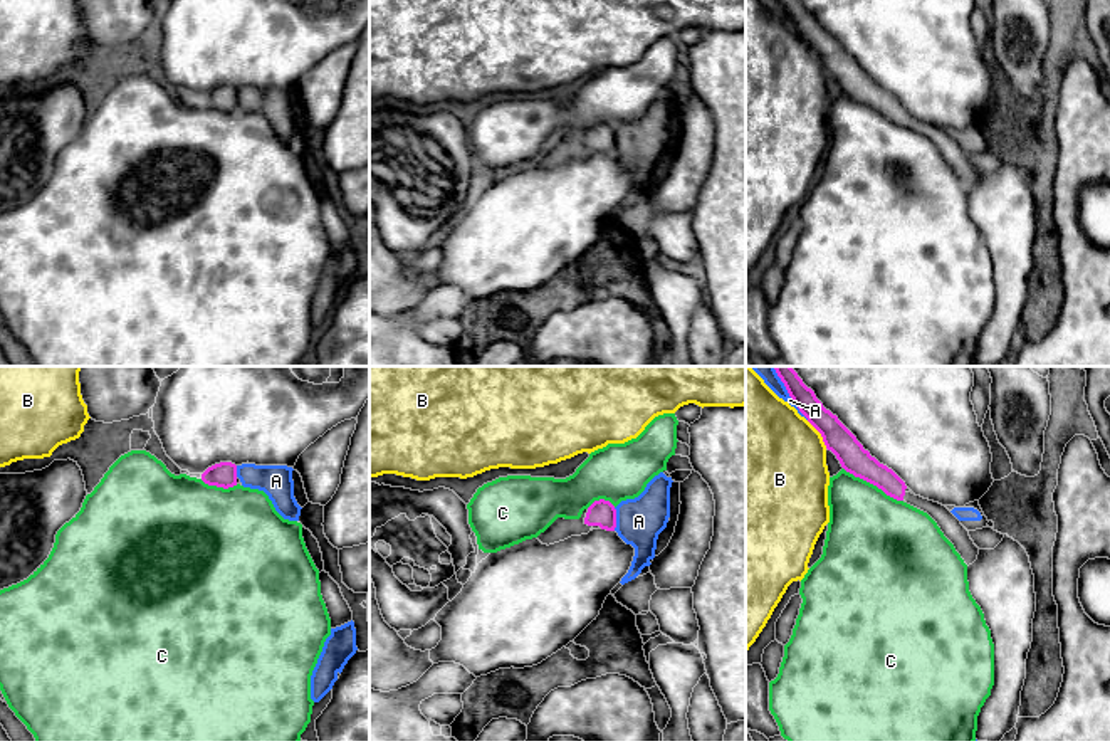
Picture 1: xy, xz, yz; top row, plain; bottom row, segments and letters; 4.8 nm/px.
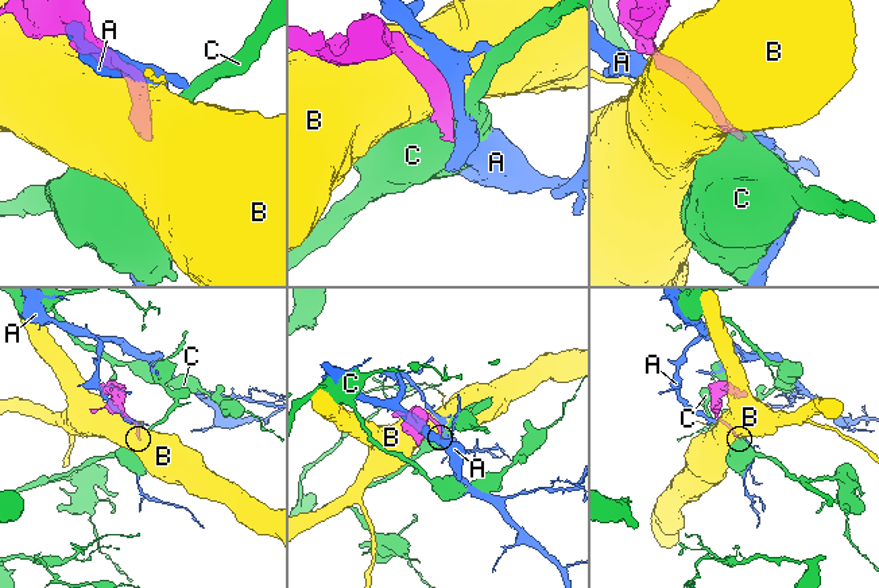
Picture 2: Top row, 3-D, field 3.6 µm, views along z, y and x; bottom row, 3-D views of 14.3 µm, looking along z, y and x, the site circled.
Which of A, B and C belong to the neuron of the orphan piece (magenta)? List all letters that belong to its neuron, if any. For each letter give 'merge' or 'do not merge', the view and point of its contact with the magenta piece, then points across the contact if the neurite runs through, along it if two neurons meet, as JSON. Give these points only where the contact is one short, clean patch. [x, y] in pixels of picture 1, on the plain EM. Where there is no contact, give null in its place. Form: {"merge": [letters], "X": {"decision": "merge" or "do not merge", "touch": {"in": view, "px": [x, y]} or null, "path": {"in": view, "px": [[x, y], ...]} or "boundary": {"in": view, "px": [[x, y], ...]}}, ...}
{"merge": [], "A": {"decision": "do not merge", "touch": {"in": "yz", "px": [791, 21]}}, "B": {"decision": "do not merge", "touch": {"in": "yz", "px": [820, 56]}}, "C": {"decision": "do not merge", "touch": {"in": "yz", "px": [874, 108]}, "boundary": {"in": "yz", "px": [[843, 91], [902, 125]]}}}

